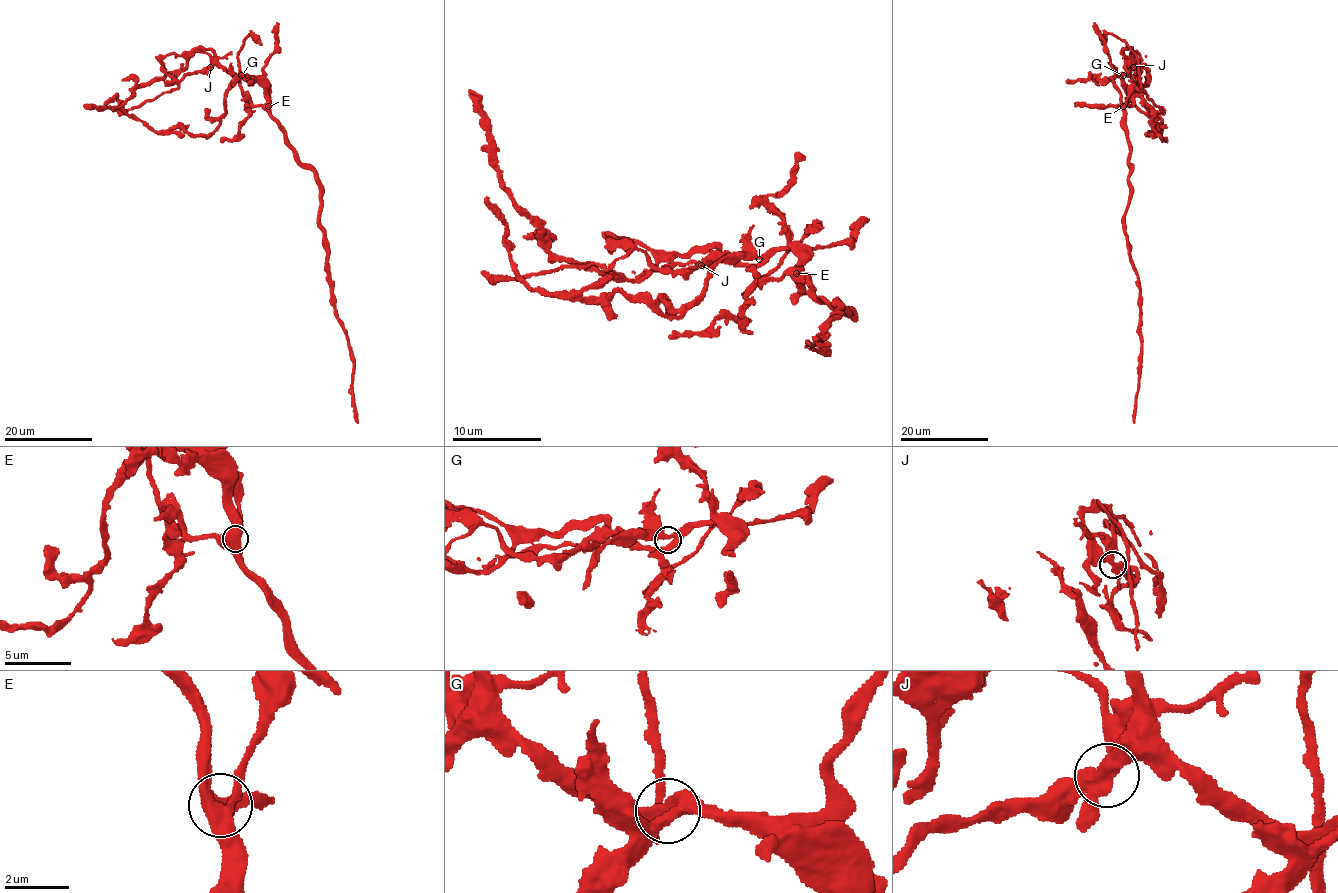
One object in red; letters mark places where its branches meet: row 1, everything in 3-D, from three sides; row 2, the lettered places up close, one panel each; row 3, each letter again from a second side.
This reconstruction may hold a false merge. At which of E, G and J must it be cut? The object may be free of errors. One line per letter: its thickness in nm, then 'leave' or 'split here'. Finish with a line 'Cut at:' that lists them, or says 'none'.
E: calibre 460 nm; leave
G: calibre 360 nm; leave
J: calibre 380 nm; split here
Cut at: J

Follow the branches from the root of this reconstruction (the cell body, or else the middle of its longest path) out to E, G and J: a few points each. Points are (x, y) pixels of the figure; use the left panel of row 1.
E: (286, 131), (268, 106)
G: (286, 131), (270, 114), (267, 91), (254, 78), (241, 75)
J: (286, 131), (270, 114), (267, 91), (254, 78), (233, 75), (222, 66), (210, 67)

